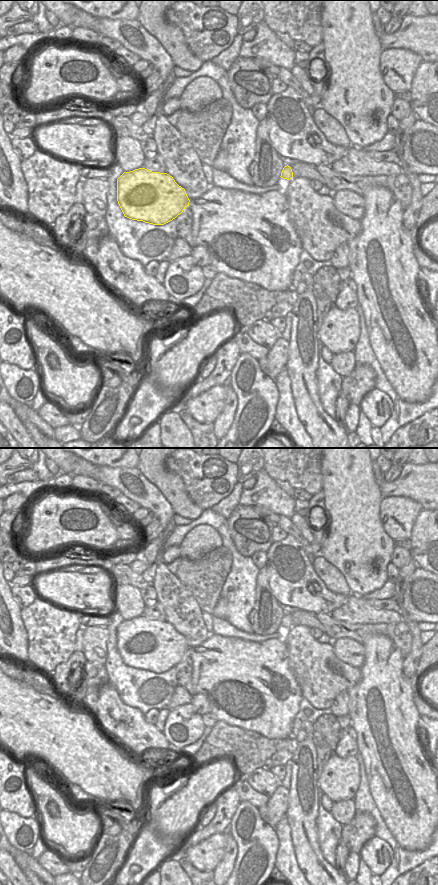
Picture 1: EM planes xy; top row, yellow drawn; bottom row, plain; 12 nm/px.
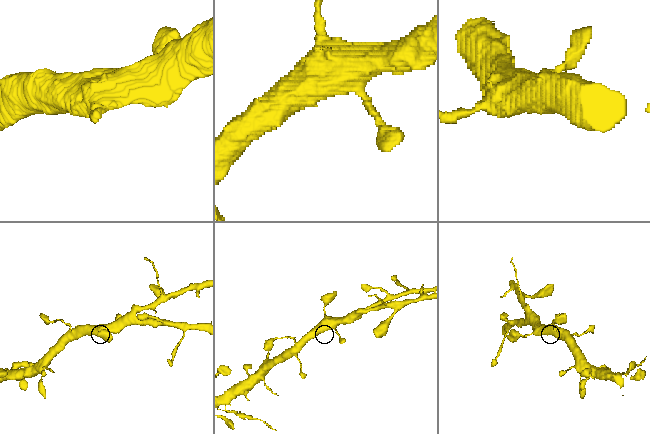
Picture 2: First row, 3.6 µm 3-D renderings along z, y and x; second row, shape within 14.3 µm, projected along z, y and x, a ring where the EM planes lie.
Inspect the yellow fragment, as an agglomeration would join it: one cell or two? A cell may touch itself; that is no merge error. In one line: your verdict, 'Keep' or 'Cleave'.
Keep

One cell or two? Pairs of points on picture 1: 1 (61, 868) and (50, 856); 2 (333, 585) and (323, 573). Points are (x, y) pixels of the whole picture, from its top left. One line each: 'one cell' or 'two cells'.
1: one cell
2: one cell

